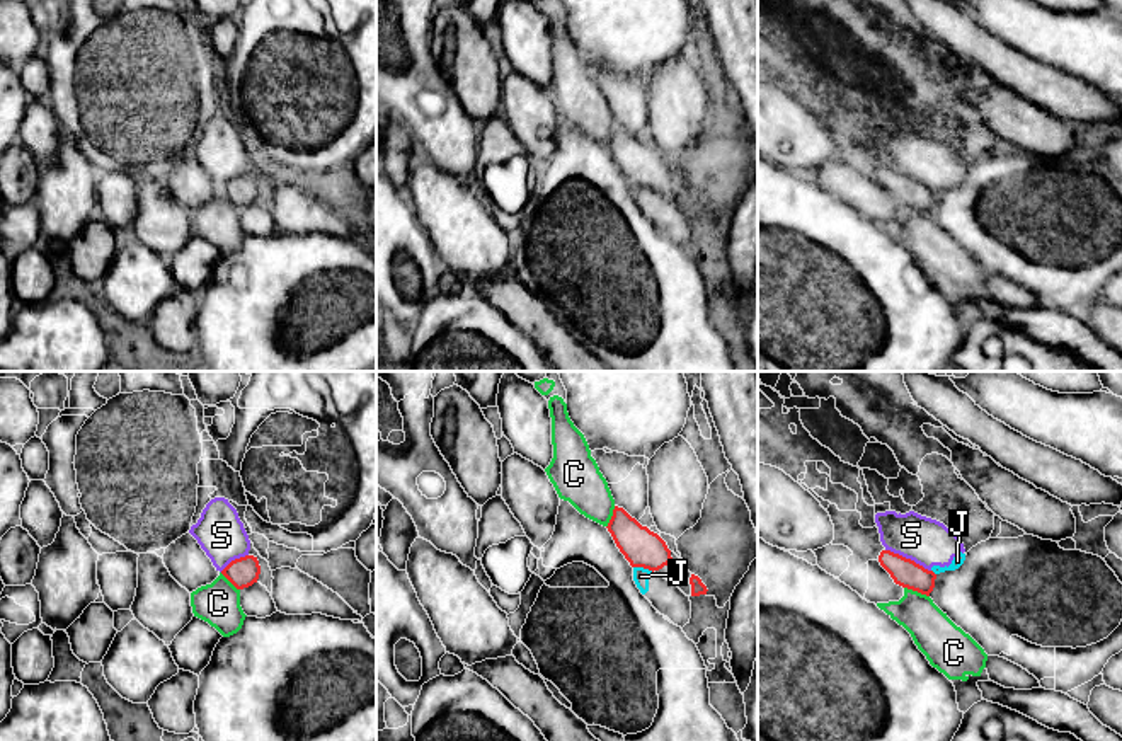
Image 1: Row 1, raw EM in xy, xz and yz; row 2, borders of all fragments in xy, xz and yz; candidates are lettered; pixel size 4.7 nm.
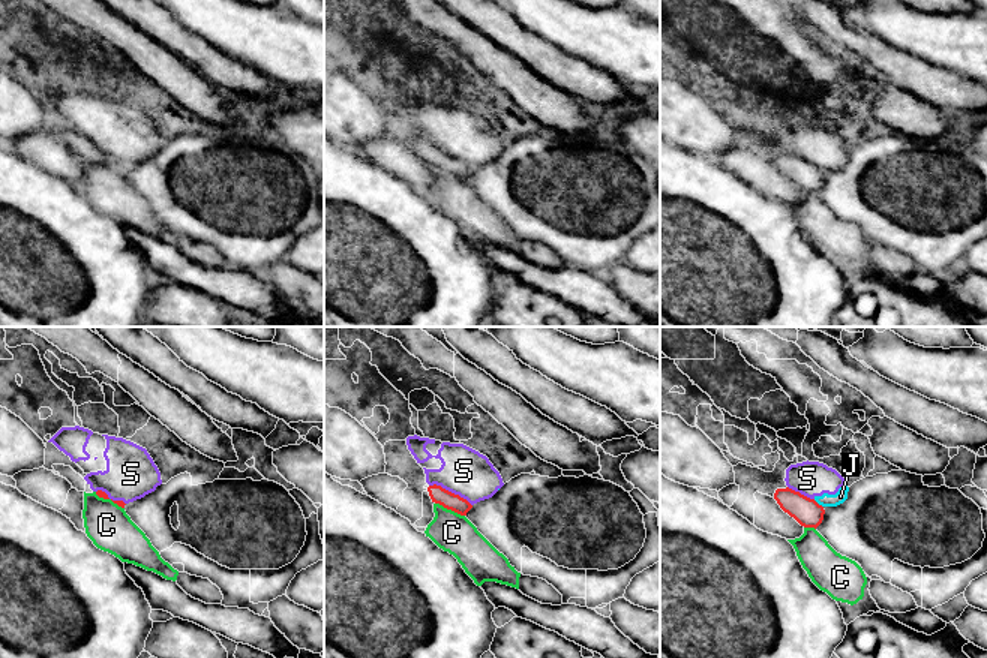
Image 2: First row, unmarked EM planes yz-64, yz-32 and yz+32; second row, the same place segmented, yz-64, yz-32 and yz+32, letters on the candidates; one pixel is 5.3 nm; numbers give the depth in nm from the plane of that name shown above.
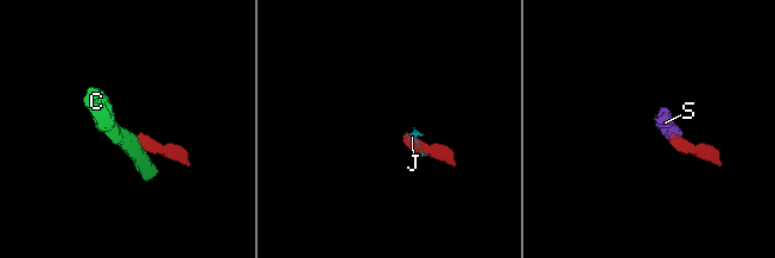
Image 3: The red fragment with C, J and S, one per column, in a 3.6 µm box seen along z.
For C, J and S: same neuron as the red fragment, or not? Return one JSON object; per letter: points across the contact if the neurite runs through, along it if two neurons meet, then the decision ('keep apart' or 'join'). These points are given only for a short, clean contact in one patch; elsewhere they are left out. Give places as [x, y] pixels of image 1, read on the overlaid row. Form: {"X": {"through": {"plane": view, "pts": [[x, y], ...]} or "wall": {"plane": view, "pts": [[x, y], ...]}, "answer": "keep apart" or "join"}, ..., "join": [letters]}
{"C": {"wall": {"plane": "yz", "pts": [[904, 586], [928, 597]]}, "answer": "keep apart"}, "J": {"wall": {"plane": "xz", "pts": [[634, 566], [652, 571]]}, "answer": "keep apart"}, "S": {"wall": {"plane": "yz", "pts": [[886, 549], [910, 557], [930, 571]]}, "answer": "keep apart"}, "join": []}

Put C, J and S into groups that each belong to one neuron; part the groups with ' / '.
C / J S

